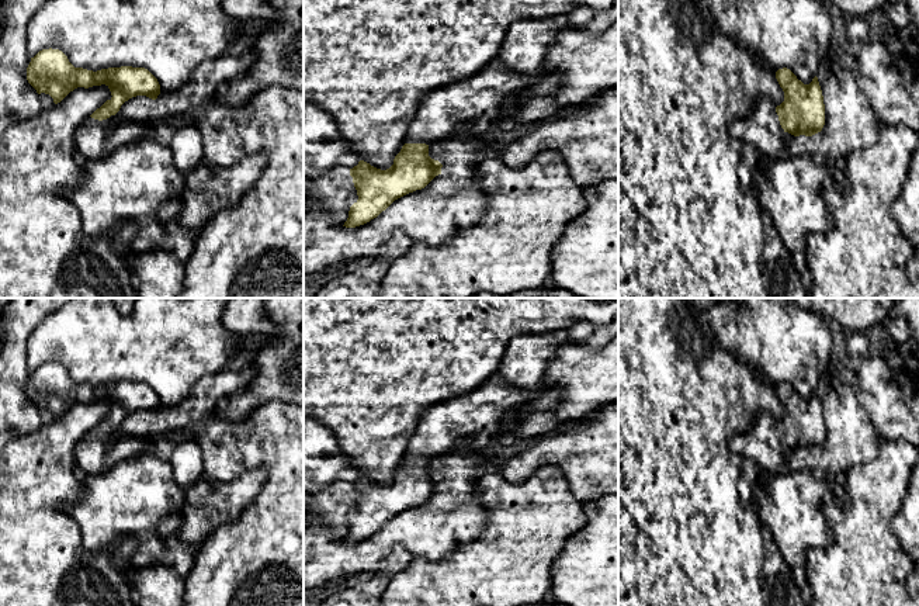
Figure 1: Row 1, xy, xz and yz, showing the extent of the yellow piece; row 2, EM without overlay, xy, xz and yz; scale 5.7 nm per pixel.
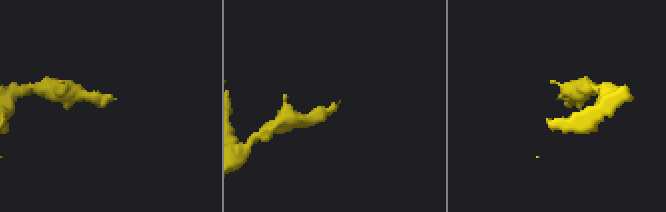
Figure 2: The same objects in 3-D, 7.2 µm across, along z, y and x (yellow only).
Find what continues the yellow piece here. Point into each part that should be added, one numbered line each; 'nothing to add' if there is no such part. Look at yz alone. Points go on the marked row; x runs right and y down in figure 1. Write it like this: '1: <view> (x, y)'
1: yz (762, 130)

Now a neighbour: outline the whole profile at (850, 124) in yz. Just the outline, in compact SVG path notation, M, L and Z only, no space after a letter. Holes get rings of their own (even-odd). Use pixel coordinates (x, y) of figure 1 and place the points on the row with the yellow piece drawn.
M826 58L816 77L823 96L825 125L812 136L795 136L788 150L790 156L808 156L828 166L830 160L873 146L880 121L857 79L836 59Z

